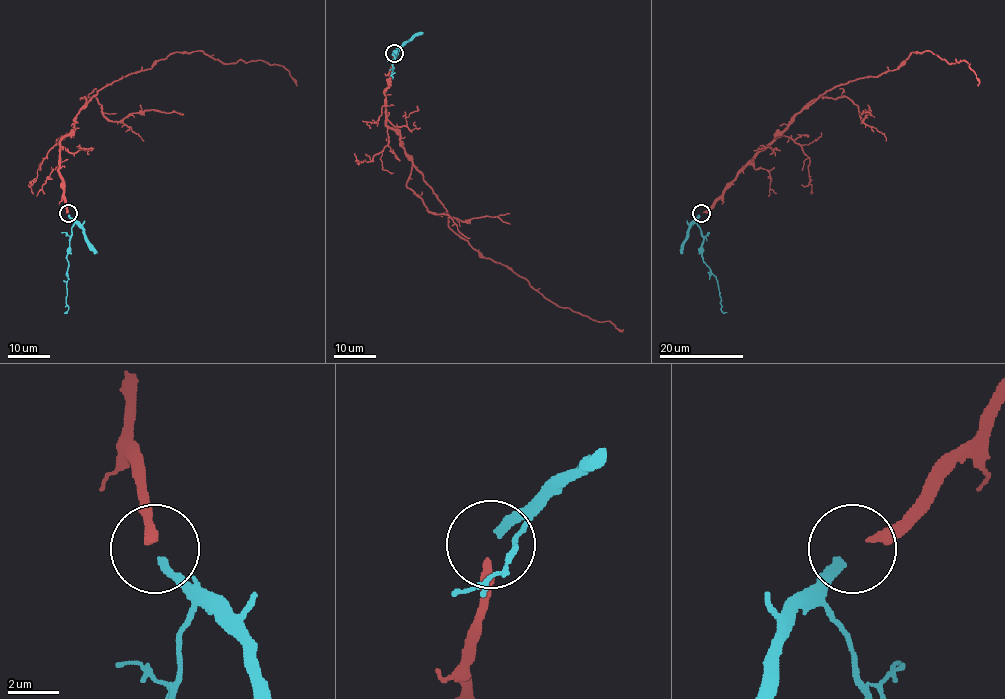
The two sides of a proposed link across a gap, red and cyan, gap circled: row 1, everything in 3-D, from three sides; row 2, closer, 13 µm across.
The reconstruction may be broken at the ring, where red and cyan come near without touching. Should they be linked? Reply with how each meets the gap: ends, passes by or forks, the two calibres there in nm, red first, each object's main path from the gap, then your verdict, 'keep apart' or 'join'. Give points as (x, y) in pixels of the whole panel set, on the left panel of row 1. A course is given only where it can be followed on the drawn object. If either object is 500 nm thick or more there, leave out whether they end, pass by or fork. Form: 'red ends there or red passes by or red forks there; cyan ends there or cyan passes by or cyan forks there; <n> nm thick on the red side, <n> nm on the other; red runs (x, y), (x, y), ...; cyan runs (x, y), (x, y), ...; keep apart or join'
red ends there; cyan ends there; 320 nm thick on the red side, 300 nm on the other; red runs (67, 212), (59, 142), (86, 104), (122, 76), (175, 52), (203, 51), (224, 64), (283, 66), (297, 86); cyan runs (68, 214), (73, 222), (67, 259), (67, 312); join

